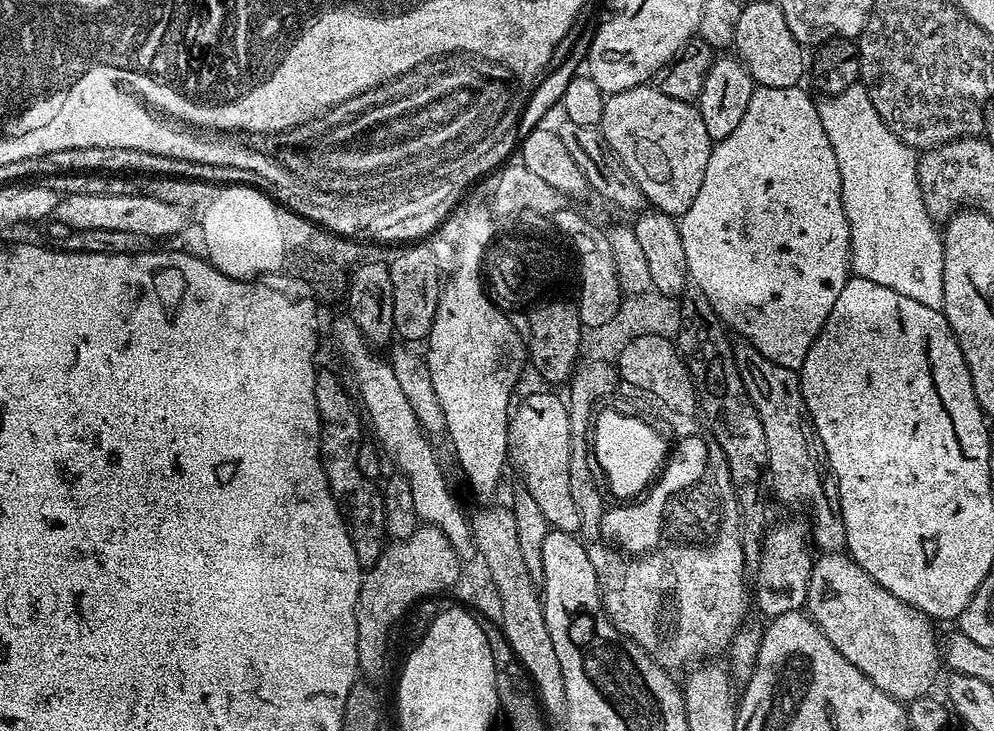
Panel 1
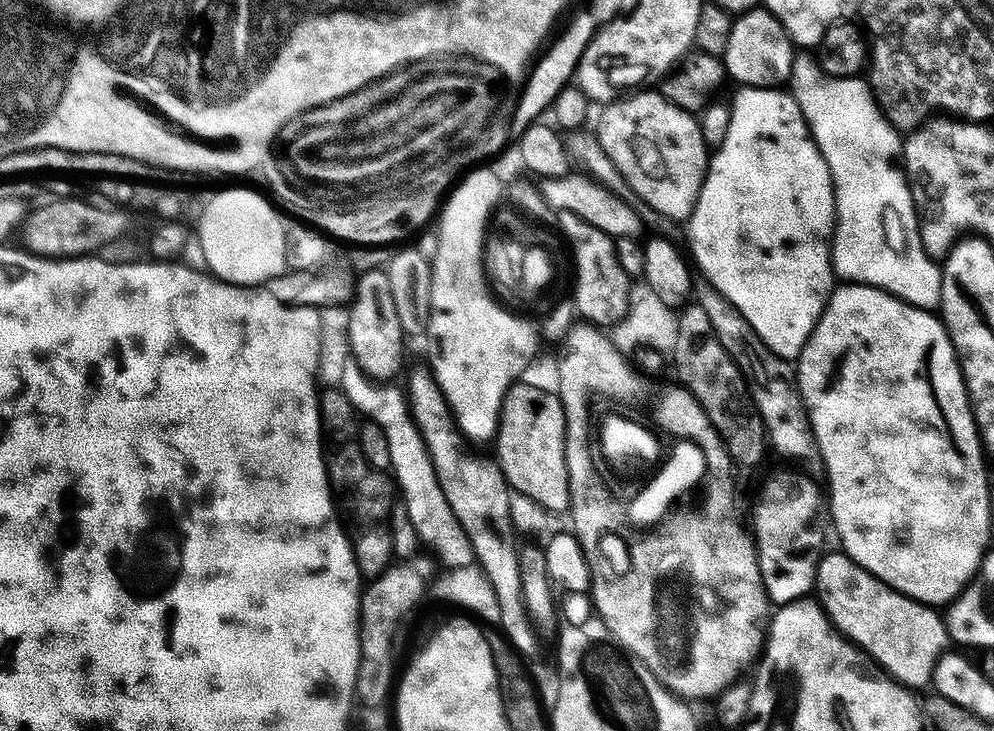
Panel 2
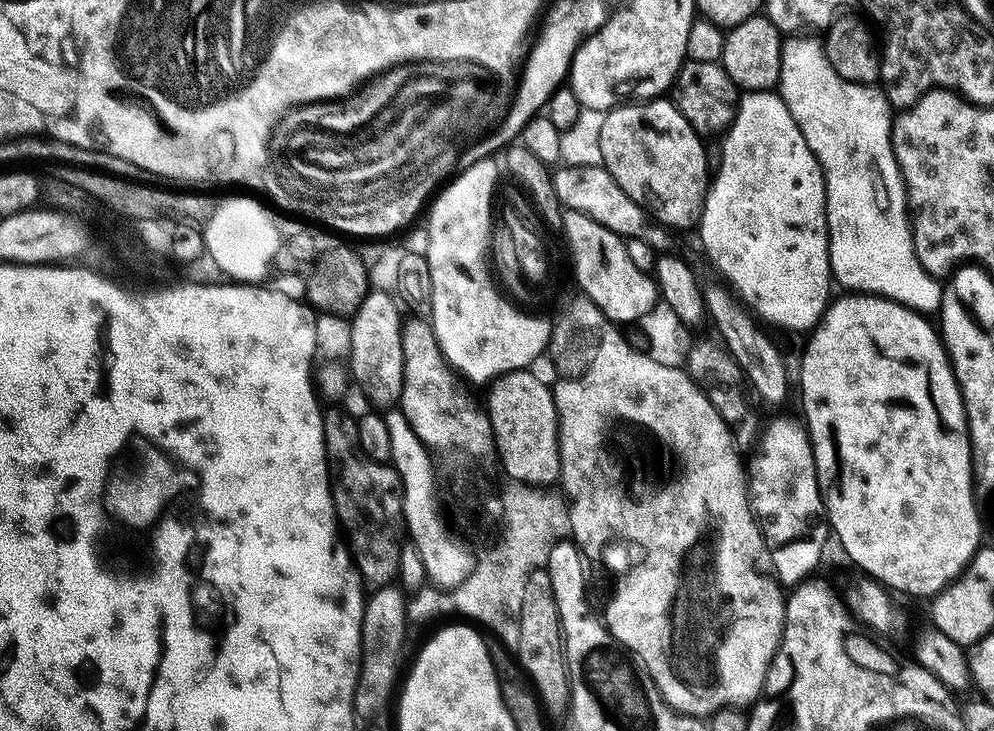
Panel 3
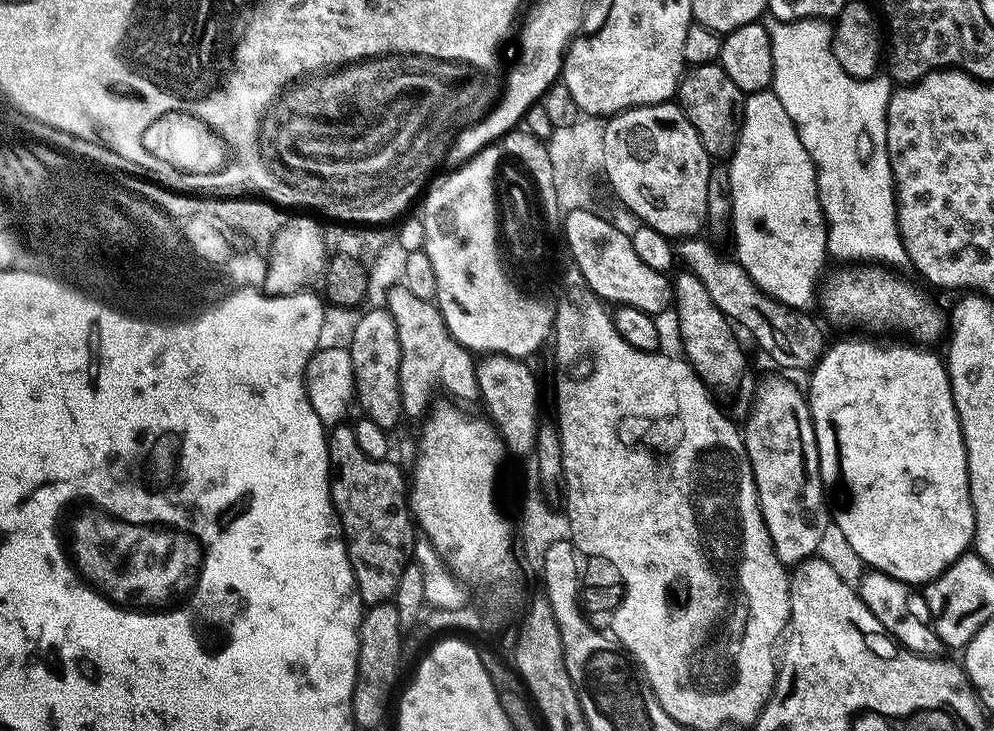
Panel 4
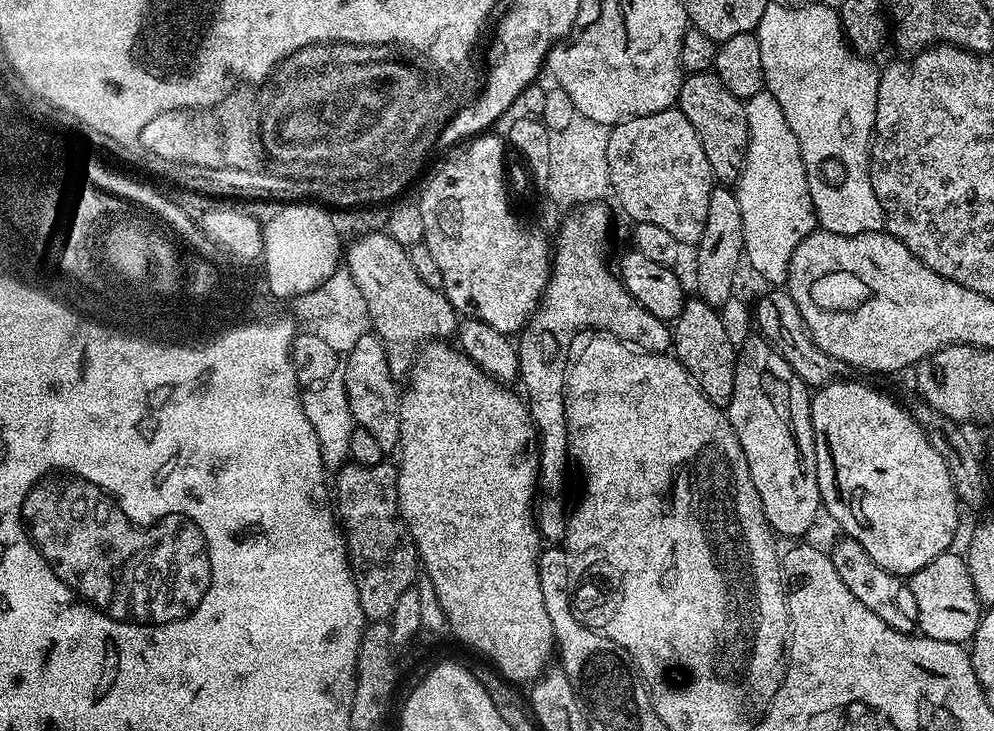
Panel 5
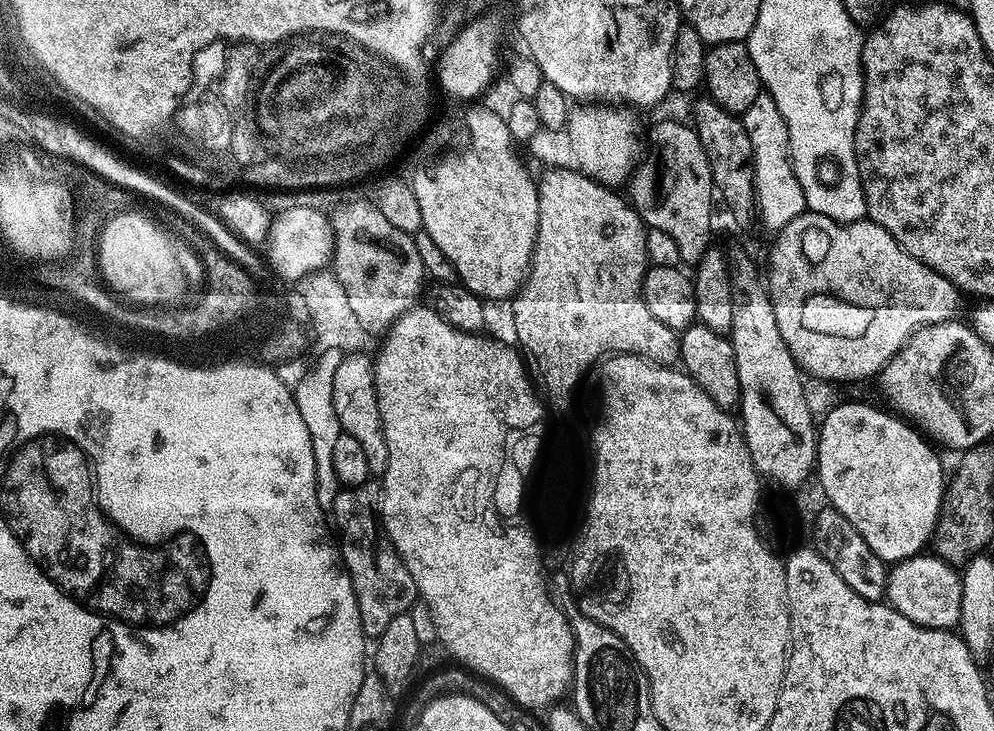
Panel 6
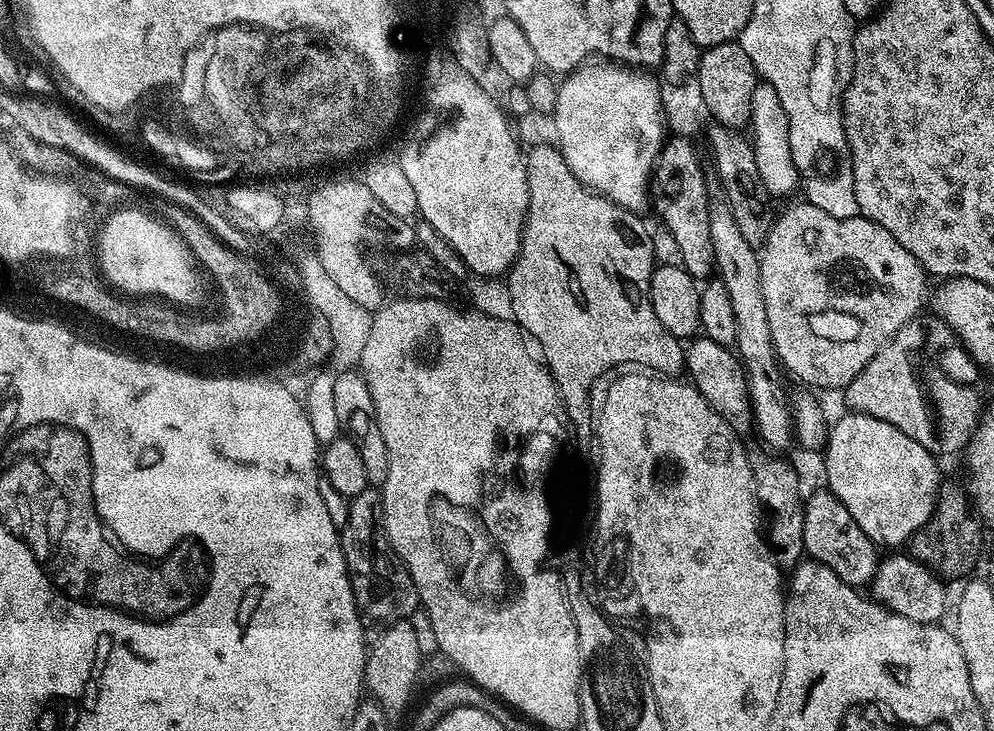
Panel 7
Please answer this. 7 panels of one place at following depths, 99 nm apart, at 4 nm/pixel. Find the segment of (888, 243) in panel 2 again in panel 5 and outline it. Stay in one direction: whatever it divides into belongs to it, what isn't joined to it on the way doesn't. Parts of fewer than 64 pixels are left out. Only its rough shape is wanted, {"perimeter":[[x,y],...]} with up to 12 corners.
{"perimeter":[[769,3],[764,87],[817,225],[885,231],[868,169],[881,69],[839,11]]}

